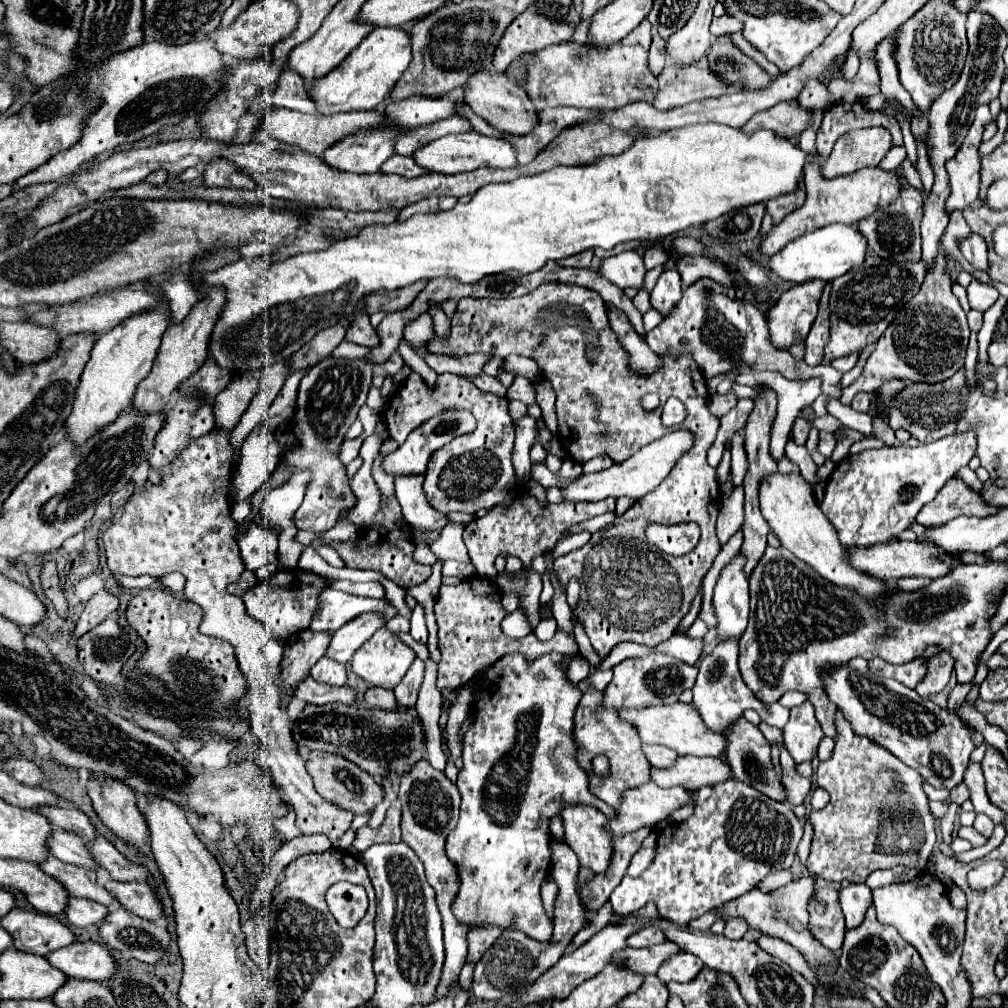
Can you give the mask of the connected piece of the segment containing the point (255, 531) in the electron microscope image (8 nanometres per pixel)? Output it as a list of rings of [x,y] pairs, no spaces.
[[[250,523],[248,531],[238,541],[242,563],[248,571],[256,571],[262,565],[277,563],[278,569],[286,569],[278,560],[276,553],[276,535],[270,529],[262,529],[256,523]]]

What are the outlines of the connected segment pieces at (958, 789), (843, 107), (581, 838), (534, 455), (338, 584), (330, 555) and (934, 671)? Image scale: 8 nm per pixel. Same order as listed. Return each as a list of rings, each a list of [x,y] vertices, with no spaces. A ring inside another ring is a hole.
[[[960,783],[960,785],[956,785],[956,787],[952,789],[952,795],[950,795],[948,803],[950,803],[950,801],[954,801],[954,803],[962,805],[966,799],[970,799],[970,789],[966,787],[966,783]]]
[[[840,103],[830,107],[830,115],[824,115],[822,125],[816,135],[816,149],[822,155],[828,155],[832,151],[832,145],[840,135],[852,129],[864,129],[864,127],[888,127],[892,133],[892,143],[902,145],[902,131],[896,119],[880,113],[880,111],[868,111],[862,107],[862,103],[856,103],[856,111],[850,103]]]
[[[564,807],[564,837],[576,851],[580,865],[590,867],[596,875],[612,863],[614,835],[606,829],[608,817],[596,807]]]
[[[536,427],[536,443],[530,449],[530,461],[536,463],[536,461],[542,461],[542,459],[546,459],[546,451],[540,445],[540,429]]]
[[[334,581],[330,585],[332,589],[350,593],[350,595],[360,595],[360,597],[374,597],[374,599],[382,599],[386,595],[386,589],[382,583],[372,581],[372,583],[352,583],[352,581]]]
[[[322,545],[322,547],[316,549],[316,553],[320,553],[320,555],[322,555],[322,557],[332,565],[332,567],[344,567],[344,561],[340,559],[340,555],[336,553],[334,547],[330,547],[330,545],[324,547],[324,545]]]
[[[938,653],[934,657],[928,657],[924,667],[926,667],[926,675],[916,685],[916,693],[928,697],[928,695],[938,693],[938,691],[942,691],[946,687],[948,679],[950,679],[950,671],[954,669],[954,659],[950,655]]]

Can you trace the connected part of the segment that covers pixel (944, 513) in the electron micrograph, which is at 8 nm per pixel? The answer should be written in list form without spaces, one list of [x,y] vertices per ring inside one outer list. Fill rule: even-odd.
[[[952,477],[942,489],[940,493],[936,495],[936,499],[932,503],[926,503],[922,509],[920,509],[920,515],[916,517],[916,521],[924,527],[940,527],[944,523],[948,523],[950,519],[954,517],[962,517],[962,515],[978,515],[978,517],[984,517],[984,515],[992,515],[992,511],[998,511],[998,509],[992,509],[992,507],[984,507],[984,503],[980,503],[980,493],[970,489],[962,479],[958,477]]]

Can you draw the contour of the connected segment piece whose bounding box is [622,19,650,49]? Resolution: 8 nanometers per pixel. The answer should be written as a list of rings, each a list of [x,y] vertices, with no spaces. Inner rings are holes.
[[[644,19],[634,31],[632,35],[626,35],[626,39],[622,39],[622,45],[640,45],[644,49],[650,47],[650,21]]]

